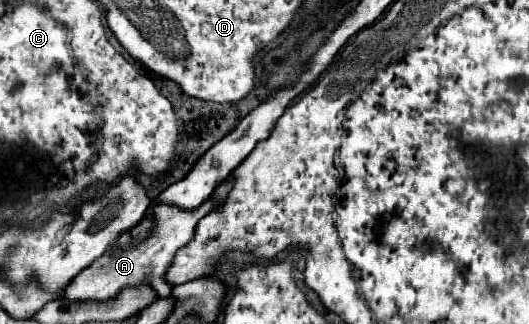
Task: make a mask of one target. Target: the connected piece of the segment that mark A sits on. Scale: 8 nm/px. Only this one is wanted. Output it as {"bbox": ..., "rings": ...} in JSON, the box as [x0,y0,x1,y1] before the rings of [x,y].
{"bbox":[58,199,214,305],"rings":[[[212,199],[194,211],[182,211],[182,209],[170,207],[170,205],[154,207],[156,227],[154,227],[154,233],[146,241],[134,243],[132,239],[128,239],[130,235],[124,233],[120,237],[120,241],[116,241],[116,245],[112,245],[108,249],[108,253],[104,253],[88,269],[78,273],[78,277],[74,277],[72,285],[68,285],[58,299],[64,301],[64,305],[78,303],[78,301],[108,301],[108,299],[116,299],[122,289],[138,287],[144,283],[150,289],[154,289],[158,299],[170,297],[172,287],[168,287],[168,283],[164,281],[164,273],[166,273],[168,265],[172,263],[176,249],[184,247],[192,239],[196,223],[200,221],[200,217],[204,217],[208,211],[212,211],[212,207],[214,207]]]}

